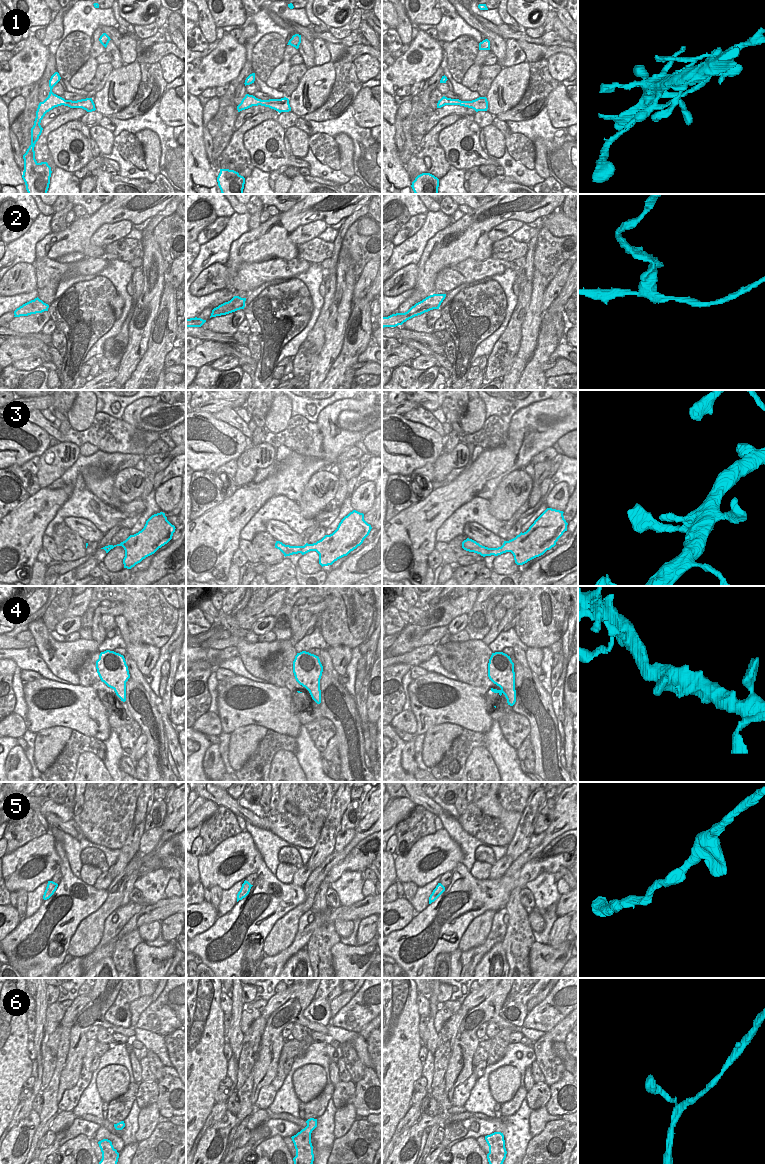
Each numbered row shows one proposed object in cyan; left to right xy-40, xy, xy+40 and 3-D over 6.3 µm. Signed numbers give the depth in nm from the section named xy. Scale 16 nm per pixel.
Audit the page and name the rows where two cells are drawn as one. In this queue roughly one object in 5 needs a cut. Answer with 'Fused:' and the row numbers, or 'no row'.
Fused: 1, 2

